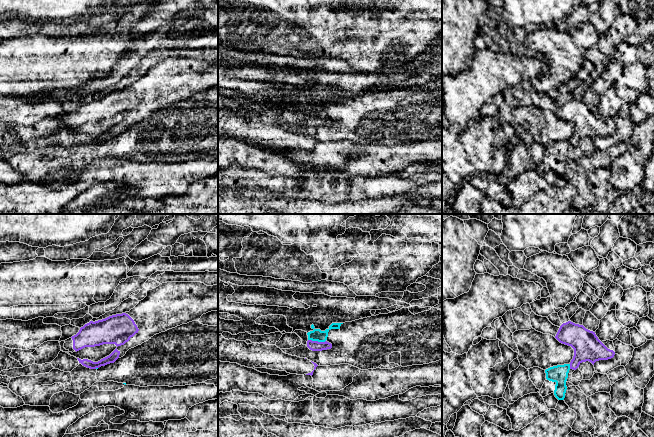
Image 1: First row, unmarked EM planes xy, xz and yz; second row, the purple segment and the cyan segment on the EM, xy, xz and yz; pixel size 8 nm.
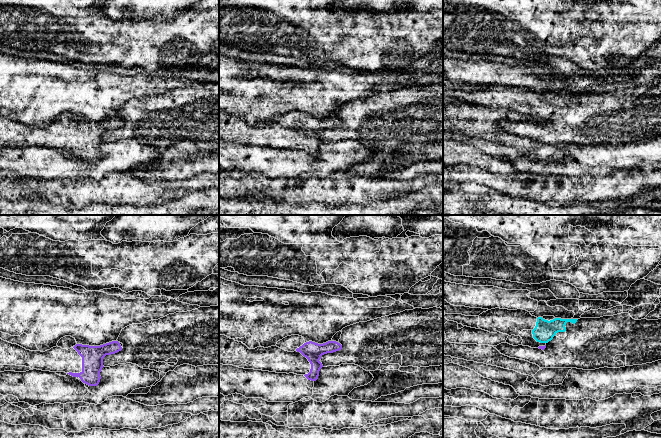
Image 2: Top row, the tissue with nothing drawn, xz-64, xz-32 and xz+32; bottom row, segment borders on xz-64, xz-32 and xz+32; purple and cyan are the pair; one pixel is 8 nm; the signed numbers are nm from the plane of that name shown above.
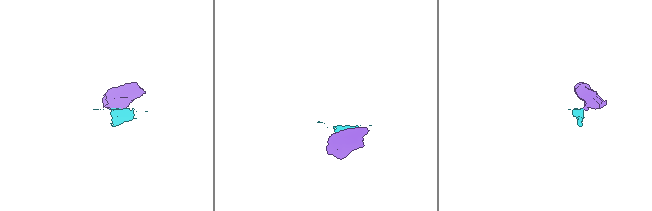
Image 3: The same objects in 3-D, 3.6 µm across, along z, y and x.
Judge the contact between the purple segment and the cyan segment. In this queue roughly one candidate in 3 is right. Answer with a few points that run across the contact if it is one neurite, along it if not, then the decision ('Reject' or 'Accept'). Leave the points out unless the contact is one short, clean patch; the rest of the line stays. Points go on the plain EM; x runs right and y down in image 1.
Line: xz (308, 115), (325, 117). Reject

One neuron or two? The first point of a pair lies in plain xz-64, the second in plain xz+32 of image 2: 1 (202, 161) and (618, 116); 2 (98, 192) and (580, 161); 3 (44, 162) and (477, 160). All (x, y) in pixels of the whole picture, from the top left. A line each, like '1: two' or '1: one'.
1: one
2: two
3: one

